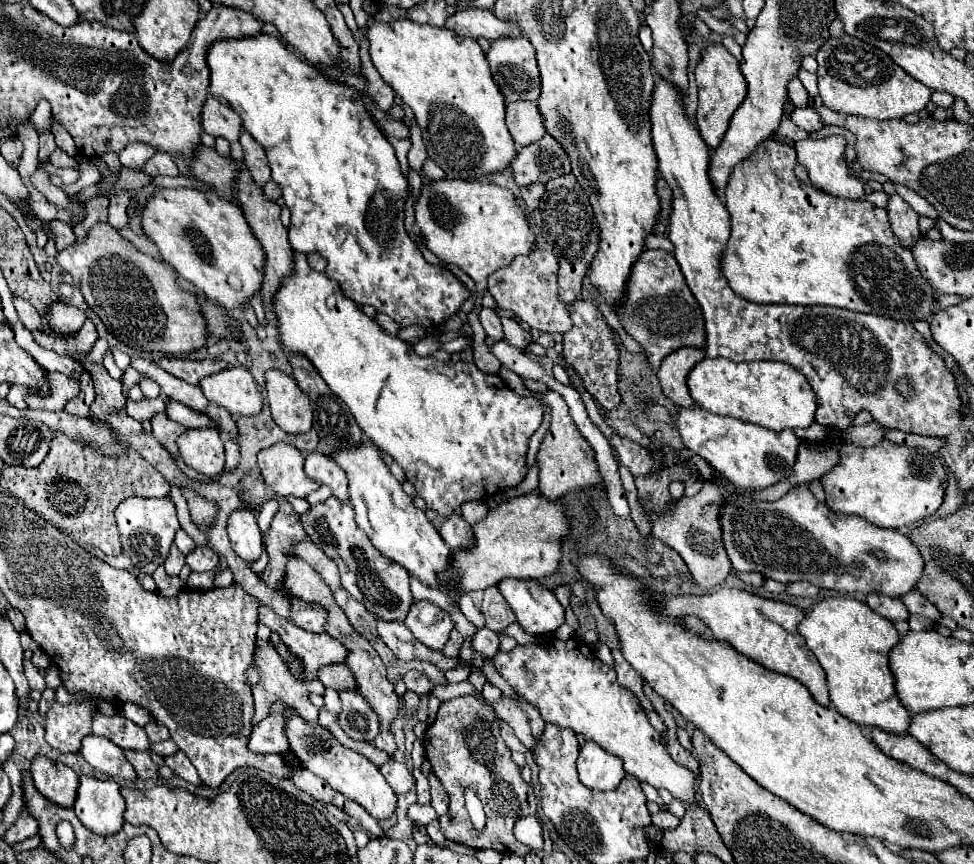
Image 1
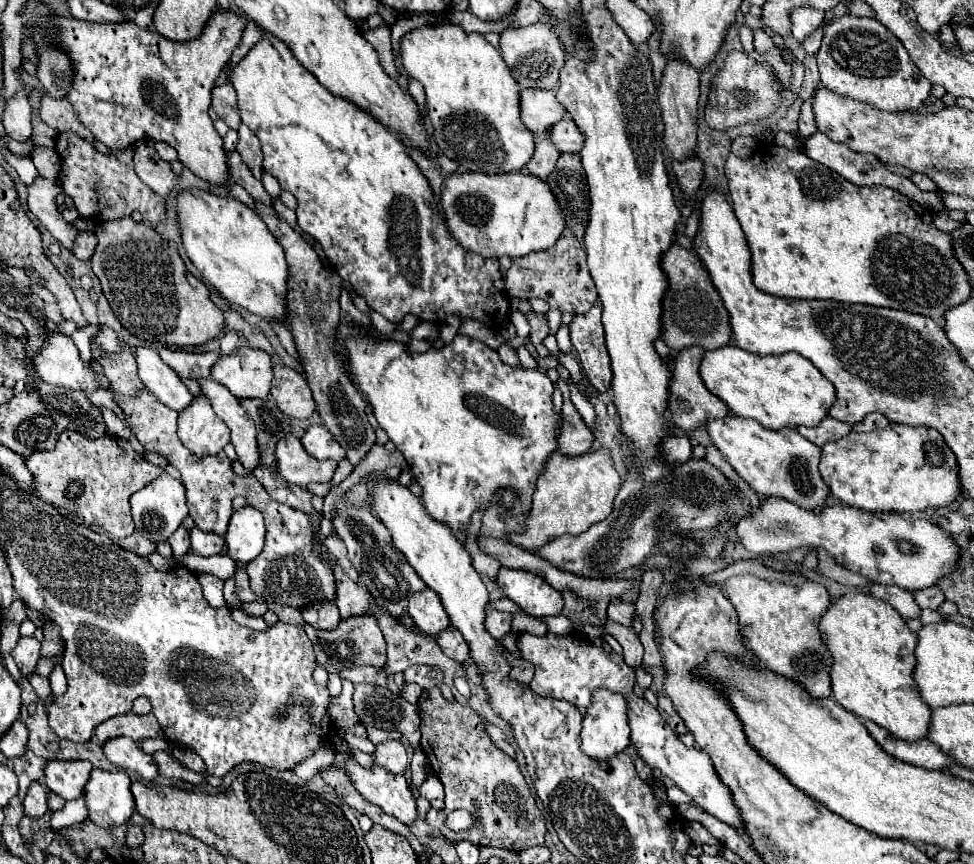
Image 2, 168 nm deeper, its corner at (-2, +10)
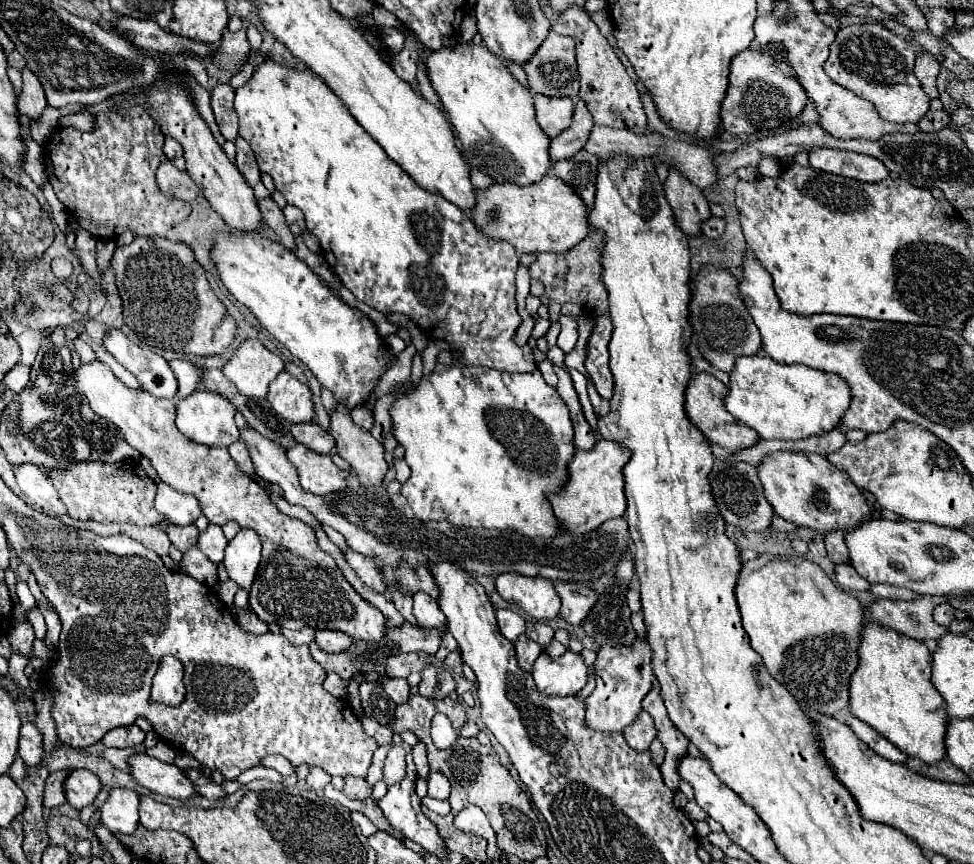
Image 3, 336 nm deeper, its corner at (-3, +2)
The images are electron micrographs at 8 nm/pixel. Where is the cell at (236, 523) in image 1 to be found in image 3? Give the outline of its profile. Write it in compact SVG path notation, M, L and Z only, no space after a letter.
M241 529L227 545L223 565L229 577L249 591L261 561L261 539L253 529Z

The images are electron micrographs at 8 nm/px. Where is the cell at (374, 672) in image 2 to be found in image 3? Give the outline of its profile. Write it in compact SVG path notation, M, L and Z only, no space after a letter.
M381 677L379 679L379 685L383 687L383 691L397 703L405 703L409 699L409 685L405 679L391 679L391 677Z

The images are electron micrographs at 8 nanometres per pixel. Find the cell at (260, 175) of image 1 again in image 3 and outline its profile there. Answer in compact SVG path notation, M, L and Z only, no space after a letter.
M237 137L235 141L237 145L237 169L243 173L243 177L247 179L247 183L251 185L251 189L255 191L255 197L257 199L263 199L269 195L269 191L265 189L265 185L261 183L261 173L257 169L257 161L255 161L255 155L253 155L253 149L249 147L249 143L243 139L243 137Z

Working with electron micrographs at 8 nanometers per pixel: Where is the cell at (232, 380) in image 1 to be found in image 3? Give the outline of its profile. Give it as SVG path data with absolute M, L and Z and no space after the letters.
M247 339L223 367L223 375L245 397L263 399L269 383L283 371L283 361L257 339Z

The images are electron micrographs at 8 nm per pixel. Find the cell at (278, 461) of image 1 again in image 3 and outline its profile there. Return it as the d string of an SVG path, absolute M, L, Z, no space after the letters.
M303 445L287 449L287 459L293 463L299 475L299 483L305 491L315 495L327 495L347 487L347 471L341 471L329 455L315 455Z

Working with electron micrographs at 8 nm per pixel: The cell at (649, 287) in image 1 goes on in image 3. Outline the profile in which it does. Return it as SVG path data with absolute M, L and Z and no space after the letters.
M713 265L699 269L699 273L689 281L691 301L689 301L689 325L693 329L693 341L697 343L701 355L721 371L731 371L735 359L741 355L757 355L761 351L759 331L747 315L743 301L739 301L737 279Z

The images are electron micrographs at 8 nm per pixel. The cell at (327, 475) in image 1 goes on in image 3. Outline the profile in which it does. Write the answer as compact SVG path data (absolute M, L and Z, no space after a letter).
M315 423L293 425L291 433L297 439L297 443L309 447L311 451L315 451L319 455L329 455L331 449L333 449L333 445L335 445L335 441L331 439L331 435L325 429L321 429L319 425L315 425Z

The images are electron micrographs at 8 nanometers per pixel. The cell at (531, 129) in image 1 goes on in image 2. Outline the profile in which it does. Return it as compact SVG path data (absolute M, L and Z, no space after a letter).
M522 89L520 109L522 121L534 135L546 133L554 123L568 117L562 103L556 99L556 93L546 89Z

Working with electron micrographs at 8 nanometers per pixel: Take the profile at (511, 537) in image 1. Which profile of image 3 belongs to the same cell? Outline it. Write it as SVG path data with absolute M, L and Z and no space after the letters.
M599 439L591 451L575 451L573 459L567 463L567 483L557 493L547 495L563 533L583 535L595 531L603 521L625 513L627 501L623 493L623 465L627 459L629 451L607 439Z

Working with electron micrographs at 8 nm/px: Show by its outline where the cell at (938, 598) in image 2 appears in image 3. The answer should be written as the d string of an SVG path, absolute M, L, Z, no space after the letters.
M941 603L933 609L933 619L939 623L939 625L949 625L953 621L953 613L955 609L949 607L949 603Z

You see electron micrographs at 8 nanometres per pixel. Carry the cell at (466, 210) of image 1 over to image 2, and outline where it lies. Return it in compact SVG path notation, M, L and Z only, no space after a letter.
M454 173L446 179L442 193L442 211L450 233L468 251L482 257L524 257L532 251L552 247L564 227L562 209L544 179L528 173Z

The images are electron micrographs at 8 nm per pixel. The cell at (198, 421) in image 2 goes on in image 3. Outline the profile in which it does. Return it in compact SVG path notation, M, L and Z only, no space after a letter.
M195 391L195 395L189 395L187 399L177 401L177 429L197 445L205 447L229 447L231 443L239 441L239 429L233 421L235 407L227 403L221 395L213 395L211 391Z

